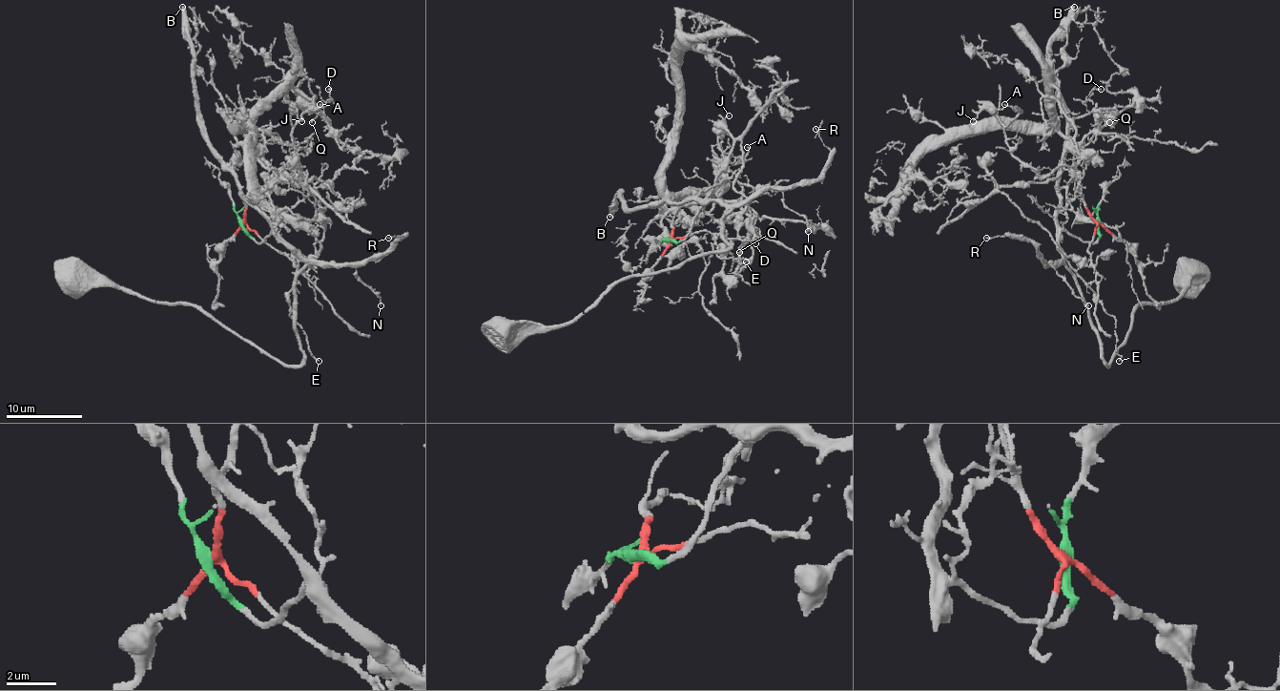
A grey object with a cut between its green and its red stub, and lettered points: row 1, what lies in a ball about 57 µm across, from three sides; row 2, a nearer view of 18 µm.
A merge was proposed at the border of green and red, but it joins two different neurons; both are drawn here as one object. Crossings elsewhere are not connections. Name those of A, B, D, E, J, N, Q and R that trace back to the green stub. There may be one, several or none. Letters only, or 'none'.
B, E, N, R

